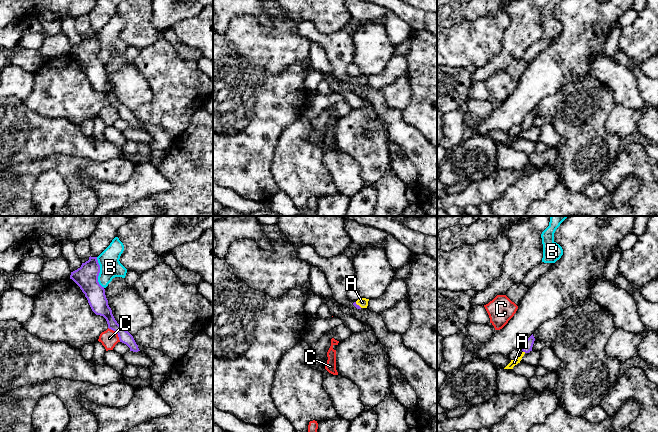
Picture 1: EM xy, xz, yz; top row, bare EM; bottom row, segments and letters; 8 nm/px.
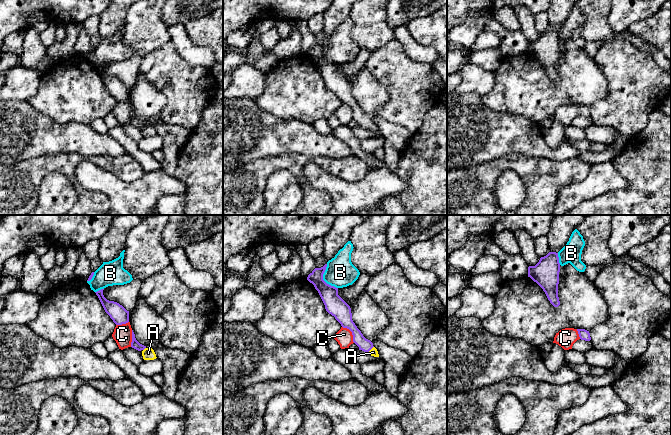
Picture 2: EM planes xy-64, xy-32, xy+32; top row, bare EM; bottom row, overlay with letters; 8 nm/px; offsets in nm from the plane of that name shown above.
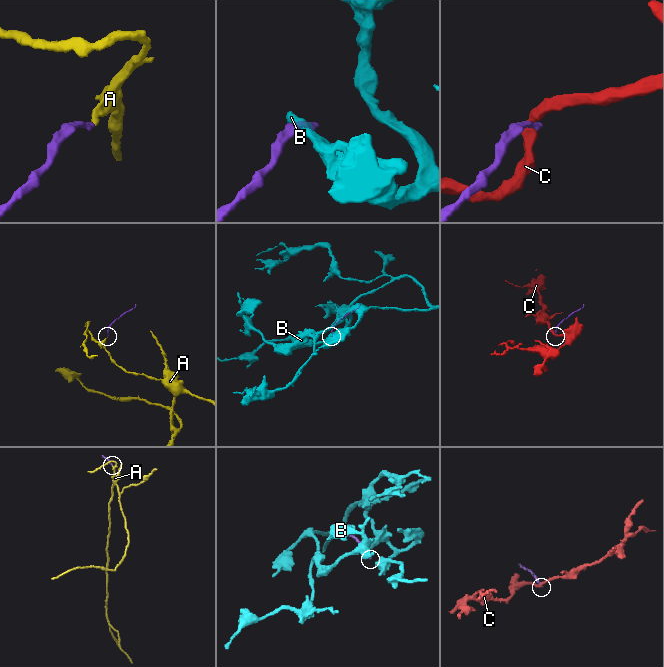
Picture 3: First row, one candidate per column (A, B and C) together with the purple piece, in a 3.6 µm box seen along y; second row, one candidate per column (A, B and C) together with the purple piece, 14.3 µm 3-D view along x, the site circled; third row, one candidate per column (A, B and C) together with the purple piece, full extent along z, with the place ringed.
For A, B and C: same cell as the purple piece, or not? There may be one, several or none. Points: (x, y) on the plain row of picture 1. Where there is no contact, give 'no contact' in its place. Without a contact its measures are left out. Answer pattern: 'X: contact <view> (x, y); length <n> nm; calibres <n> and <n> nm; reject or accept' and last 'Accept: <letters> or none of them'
A: contact yz (524, 127); length 30 nm; calibres 80 and 50 nm; accept
B: contact xy (99, 48); length 260 nm; calibres 190 and 180 nm; reject
C: contact xy (117, 109); length 160 nm; calibres 130 and 140 nm; reject
Accept: A

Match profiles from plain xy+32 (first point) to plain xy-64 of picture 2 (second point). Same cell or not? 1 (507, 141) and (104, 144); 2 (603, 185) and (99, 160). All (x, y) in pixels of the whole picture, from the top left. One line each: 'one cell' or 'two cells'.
1: one cell
2: two cells

